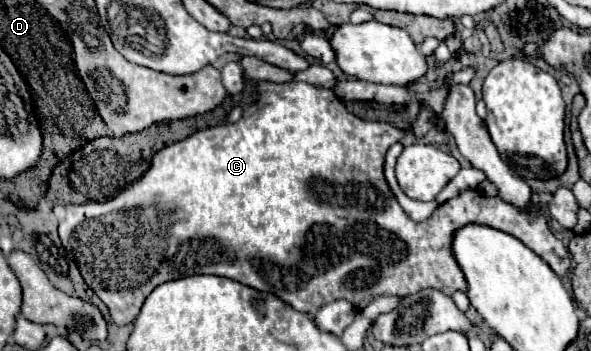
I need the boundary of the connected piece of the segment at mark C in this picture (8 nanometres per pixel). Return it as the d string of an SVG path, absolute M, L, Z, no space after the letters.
M260 82L258 84L260 90L260 98L256 104L248 106L242 114L242 118L236 124L224 124L224 126L214 126L214 128L206 128L206 130L198 130L196 134L188 136L182 142L174 142L170 146L166 146L164 150L156 152L152 158L152 166L150 170L134 184L130 184L124 192L120 192L116 198L110 198L106 202L88 202L88 204L76 204L76 206L66 206L66 218L60 222L58 232L60 232L60 240L62 246L68 250L68 254L74 258L82 278L86 280L86 284L96 292L96 296L108 306L112 320L118 326L130 324L146 296L160 284L168 282L168 280L178 280L184 276L192 276L192 274L214 274L214 276L224 276L224 278L232 278L240 284L246 284L250 288L262 290L262 292L270 292L274 296L278 296L280 300L288 302L292 308L306 312L306 314L316 314L316 310L320 310L320 306L326 306L328 302L334 300L348 300L356 310L364 310L374 298L378 296L398 296L398 298L406 298L410 294L416 294L418 290L424 288L436 288L448 296L452 296L456 290L466 292L466 280L464 280L464 272L460 270L460 264L456 262L456 258L452 258L452 234L456 230L460 230L460 226L468 226L468 224L482 224L482 226L492 226L496 230L502 230L506 234L512 234L514 238L518 238L522 244L526 244L534 254L538 254L544 262L550 264L550 268L558 274L558 276L568 276L570 274L570 252L568 248L550 232L548 220L540 214L538 204L532 202L530 204L530 212L522 212L516 206L500 200L500 198L488 198L488 196L480 196L476 190L466 190L460 196L444 202L442 206L436 208L436 212L424 220L424 222L414 222L412 218L408 218L408 214L404 214L402 206L396 202L386 178L384 178L384 156L386 150L400 142L400 136L404 138L404 130L394 128L392 124L386 122L368 122L368 120L360 120L358 116L350 114L346 110L346 106L340 102L340 98L322 86L312 86L308 82L288 82L288 84L272 84L272 82Z

